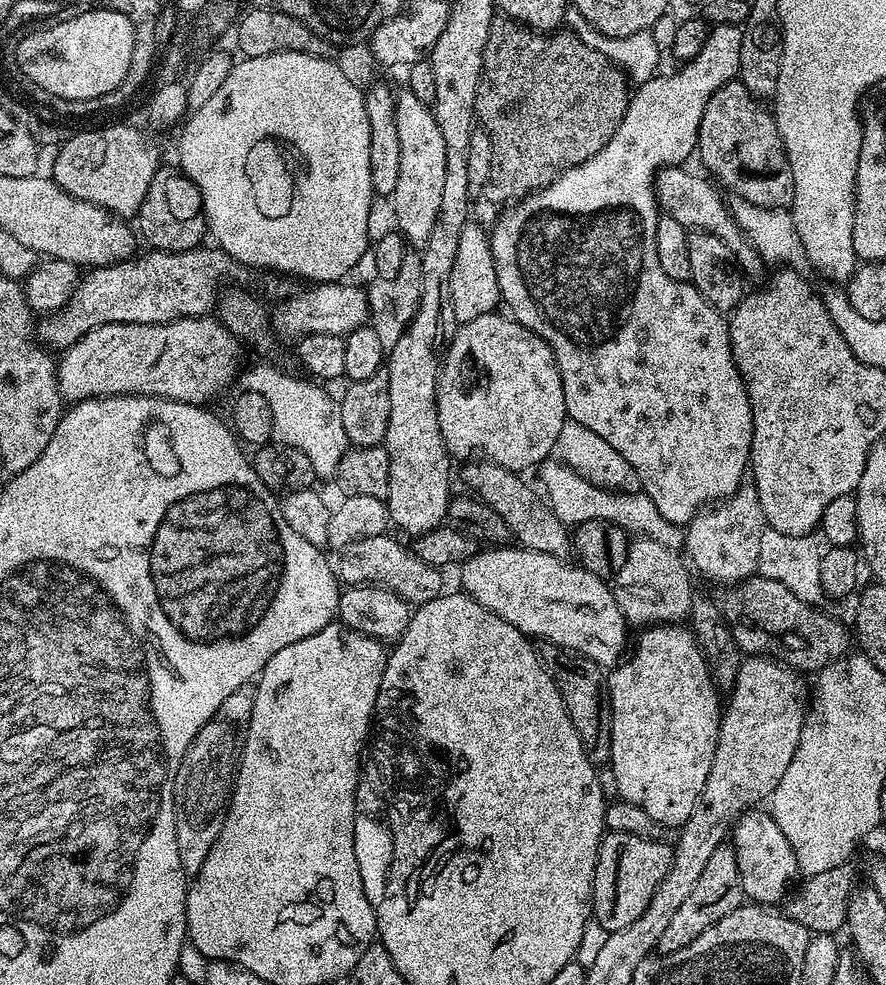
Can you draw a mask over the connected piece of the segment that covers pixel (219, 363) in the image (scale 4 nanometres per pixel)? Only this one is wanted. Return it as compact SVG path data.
M215 315L178 318L169 324L107 324L90 330L63 349L56 365L56 381L65 401L92 400L96 396L161 396L183 404L207 405L228 383L237 379L241 341L224 328Z

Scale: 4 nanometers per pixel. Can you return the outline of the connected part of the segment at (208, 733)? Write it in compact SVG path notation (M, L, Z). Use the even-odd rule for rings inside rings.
M251 683L234 690L230 698L226 698L226 702L218 706L210 722L206 722L206 726L198 730L178 766L178 774L172 783L172 797L176 815L178 858L182 862L185 877L195 878L198 870L202 870L202 862L206 862L206 854L210 854L224 825L255 697L256 689Z

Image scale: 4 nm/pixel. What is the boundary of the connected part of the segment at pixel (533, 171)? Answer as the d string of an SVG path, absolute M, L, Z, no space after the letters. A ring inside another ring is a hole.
M507 18L493 19L490 26L490 34L486 42L484 61L480 71L480 81L478 82L478 94L476 95L476 118L479 127L484 128L490 138L490 146L492 147L490 193L492 192L492 196L496 200L508 200L504 202L522 200L524 197L529 196L530 193L535 192L537 188L544 188L550 182L557 180L566 170L594 158L594 154L598 154L598 150L602 150L602 146L606 146L606 142L610 142L610 138L614 138L614 130L618 130L618 126L626 114L626 106L630 99L630 84L625 73L600 53L598 48L589 43L587 39L581 39L575 31L564 31L557 30L541 34L532 31L531 28L525 28L517 24L515 20Z

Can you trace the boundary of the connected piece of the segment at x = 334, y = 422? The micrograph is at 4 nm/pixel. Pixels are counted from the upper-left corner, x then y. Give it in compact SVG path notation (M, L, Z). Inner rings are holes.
M252 368L248 376L243 376L241 375L238 380L243 391L260 392L262 398L270 402L270 414L274 414L272 440L278 444L294 446L294 450L302 450L302 454L310 458L310 466L314 466L316 477L321 481L331 481L336 475L342 454L350 447L346 430L342 426L339 399L335 395L332 397L324 389L327 387L311 379L298 380L294 376L279 372L276 368Z

